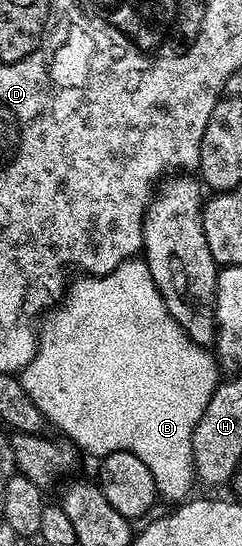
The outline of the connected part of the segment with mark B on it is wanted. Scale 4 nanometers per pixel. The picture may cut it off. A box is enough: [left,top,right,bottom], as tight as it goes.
[22,259,218,503]

